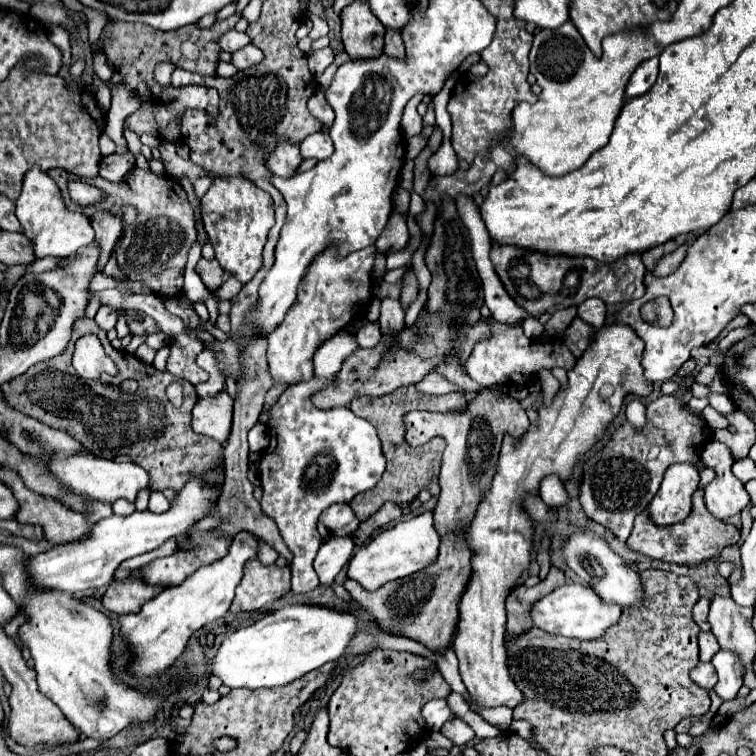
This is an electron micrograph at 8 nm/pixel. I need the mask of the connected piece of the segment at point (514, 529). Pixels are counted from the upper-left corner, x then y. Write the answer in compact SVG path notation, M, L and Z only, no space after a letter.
M612 323L596 329L592 347L576 361L576 367L568 371L568 387L558 391L550 407L540 407L538 423L530 425L524 439L504 439L498 471L494 475L492 489L484 495L482 505L476 511L472 525L466 531L466 541L474 551L472 579L460 599L458 633L452 641L452 649L460 661L460 677L470 697L482 707L506 705L514 709L524 701L524 693L512 683L506 667L506 611L504 599L512 585L528 567L532 555L532 521L522 509L520 501L526 493L538 493L540 479L546 475L560 475L562 481L572 473L574 463L582 457L612 423L624 403L626 393L646 397L652 393L652 383L642 375L642 351L644 341L636 339L628 325Z

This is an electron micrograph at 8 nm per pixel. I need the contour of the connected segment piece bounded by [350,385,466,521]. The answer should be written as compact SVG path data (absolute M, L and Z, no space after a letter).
M414 385L396 389L394 393L388 393L388 395L382 395L382 397L356 397L356 399L352 399L350 409L354 411L354 415L370 421L378 429L378 437L382 441L382 451L384 451L386 461L388 461L386 471L384 471L382 479L378 481L378 485L374 489L370 489L370 491L358 493L350 501L350 507L356 511L360 521L368 519L374 511L378 511L384 501L398 501L398 503L404 505L404 503L410 503L424 489L428 489L430 493L436 491L436 497L438 497L438 493L440 493L438 475L440 475L440 459L442 459L444 439L442 437L434 437L424 447L408 445L406 439L404 439L406 427L404 427L402 417L408 411L414 411L414 409L432 409L432 411L452 411L452 409L458 409L460 411L464 407L466 407L464 393L448 393L448 395L440 395L440 397L434 395L434 399L428 399L428 395L416 391Z

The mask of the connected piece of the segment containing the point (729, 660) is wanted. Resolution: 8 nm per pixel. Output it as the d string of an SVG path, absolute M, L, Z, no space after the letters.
M720 649L712 661L710 661L720 677L720 681L716 683L714 691L724 699L724 701L730 701L730 699L736 699L736 693L738 689L742 687L742 677L744 677L744 665L742 661L738 659L738 655L734 651L726 651L726 649Z

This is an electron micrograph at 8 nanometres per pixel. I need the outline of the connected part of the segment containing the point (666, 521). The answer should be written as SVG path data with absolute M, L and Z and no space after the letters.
M676 463L664 473L660 491L648 507L648 519L658 527L684 521L692 511L692 493L698 489L700 475L688 463Z

